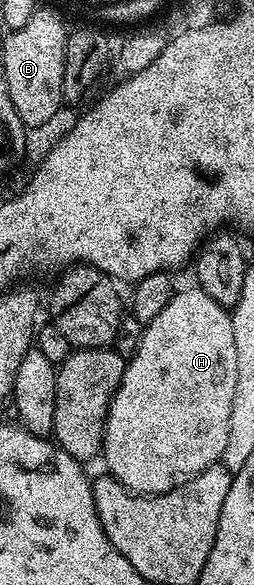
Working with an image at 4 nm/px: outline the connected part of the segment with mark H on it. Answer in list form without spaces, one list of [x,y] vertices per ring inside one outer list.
[[[199,288],[184,290],[173,293],[170,304],[154,316],[154,320],[144,326],[144,334],[140,338],[140,343],[136,346],[136,351],[127,359],[124,375],[120,381],[120,386],[112,398],[112,403],[106,416],[104,425],[104,444],[102,447],[102,459],[108,465],[107,473],[113,478],[117,478],[127,490],[141,496],[151,496],[153,494],[165,494],[175,490],[177,486],[183,486],[190,481],[195,474],[200,474],[207,466],[217,465],[224,457],[226,440],[230,432],[230,416],[232,415],[232,405],[234,404],[234,392],[236,391],[236,373],[238,372],[238,352],[234,348],[234,328],[232,327],[232,315],[223,306],[219,306],[206,292]]]

